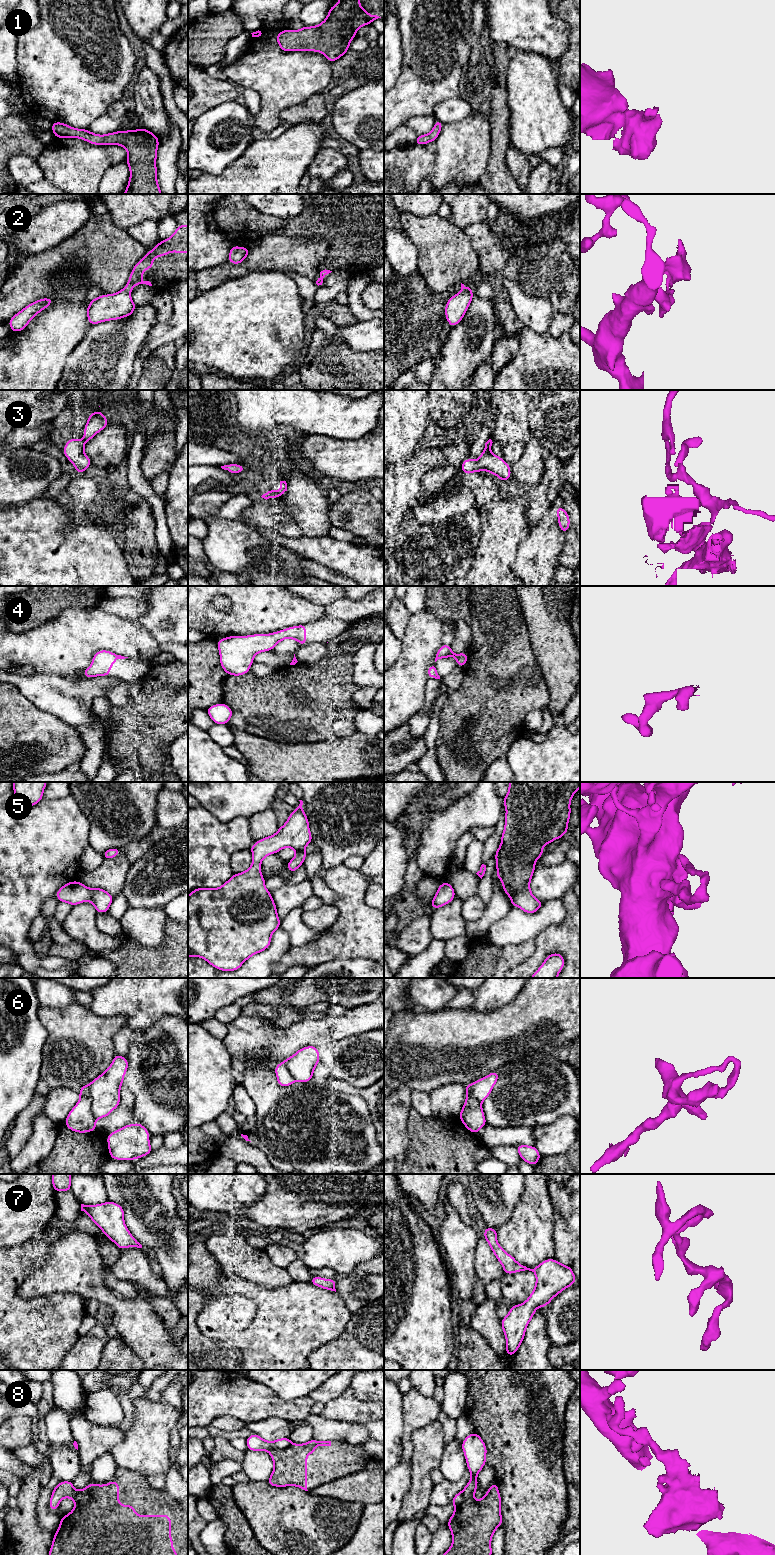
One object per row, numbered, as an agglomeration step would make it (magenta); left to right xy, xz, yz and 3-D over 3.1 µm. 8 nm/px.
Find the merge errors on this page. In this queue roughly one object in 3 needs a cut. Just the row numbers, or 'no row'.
2, 3, 6, 8

